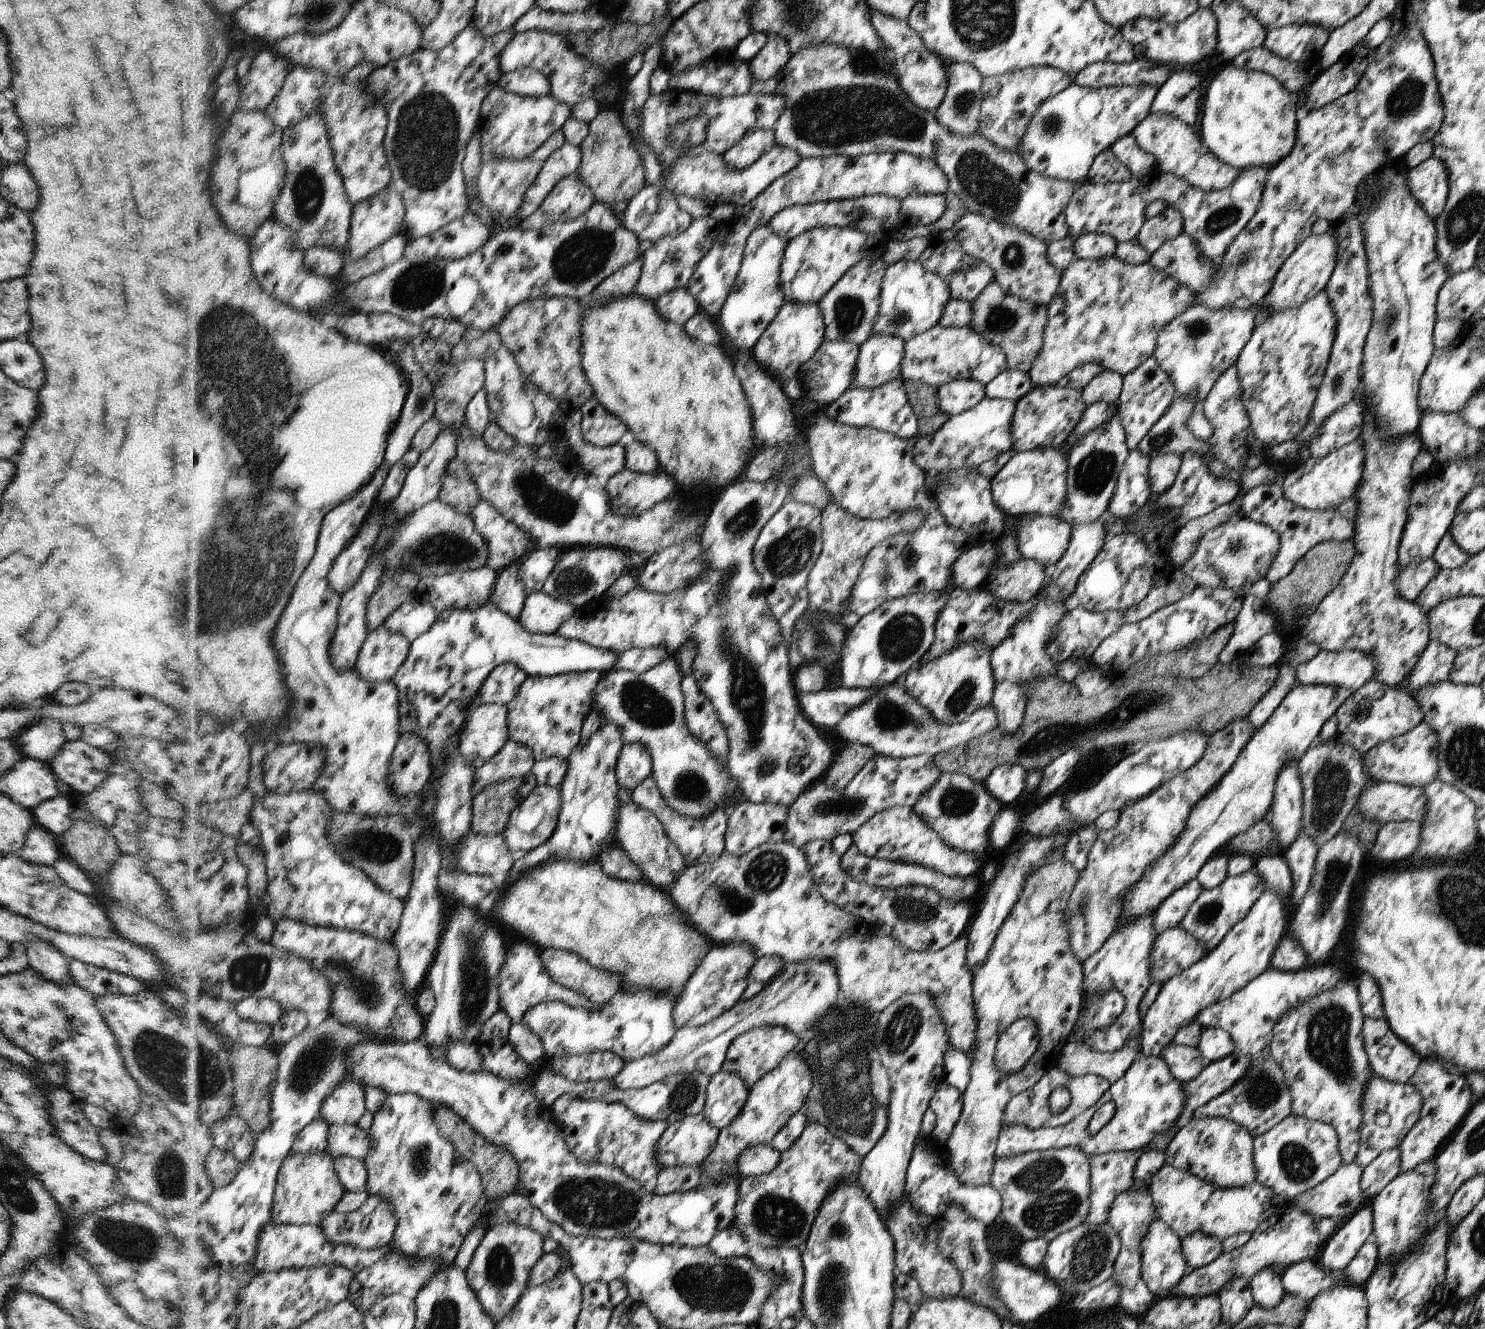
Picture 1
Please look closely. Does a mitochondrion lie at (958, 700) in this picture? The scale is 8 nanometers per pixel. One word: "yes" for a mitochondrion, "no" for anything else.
yes

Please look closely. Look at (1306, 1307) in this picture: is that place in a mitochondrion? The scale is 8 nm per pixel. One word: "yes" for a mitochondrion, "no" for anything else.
no

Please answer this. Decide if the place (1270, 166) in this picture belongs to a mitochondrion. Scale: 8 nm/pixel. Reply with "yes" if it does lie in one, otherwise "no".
no

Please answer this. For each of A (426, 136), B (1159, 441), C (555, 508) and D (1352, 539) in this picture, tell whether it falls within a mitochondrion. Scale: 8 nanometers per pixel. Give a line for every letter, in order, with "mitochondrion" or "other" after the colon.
A: mitochondrion
B: mitochondrion
C: mitochondrion
D: other

